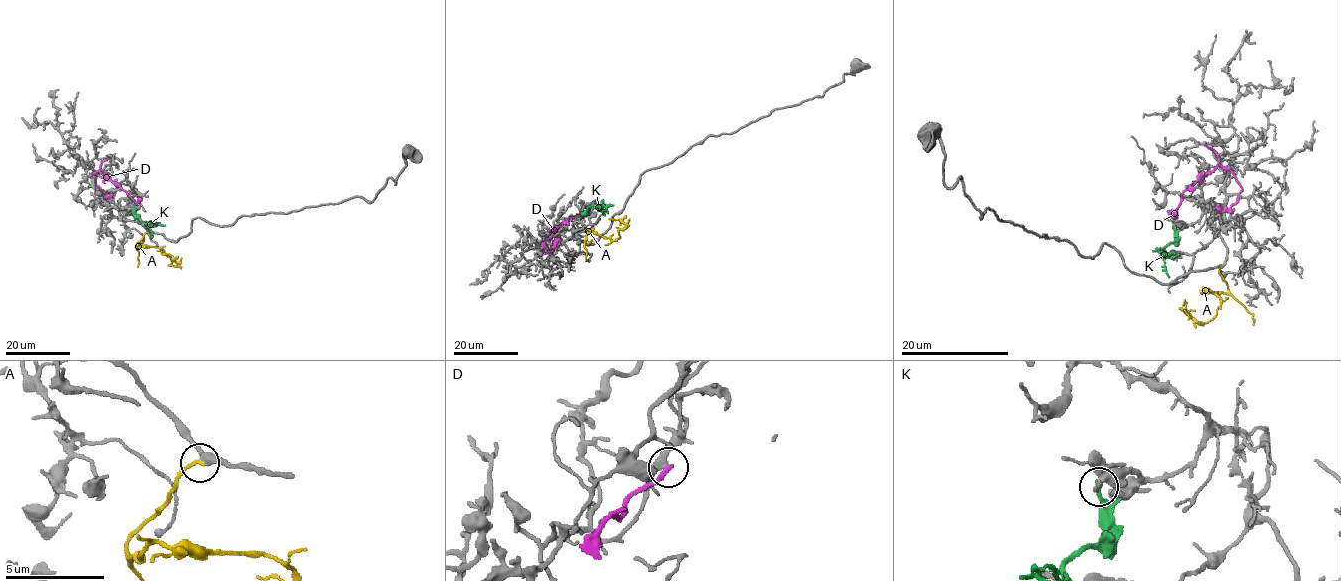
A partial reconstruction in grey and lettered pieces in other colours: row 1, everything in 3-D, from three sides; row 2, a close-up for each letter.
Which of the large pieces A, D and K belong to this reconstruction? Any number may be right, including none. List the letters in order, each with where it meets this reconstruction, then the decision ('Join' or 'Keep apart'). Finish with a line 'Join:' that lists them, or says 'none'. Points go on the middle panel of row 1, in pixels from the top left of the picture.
A: Touches grey at (595, 240). Join
D: Touches grey at (556, 231). Keep apart
K: Touches grey at (583, 212). Keep apart
Join: A

